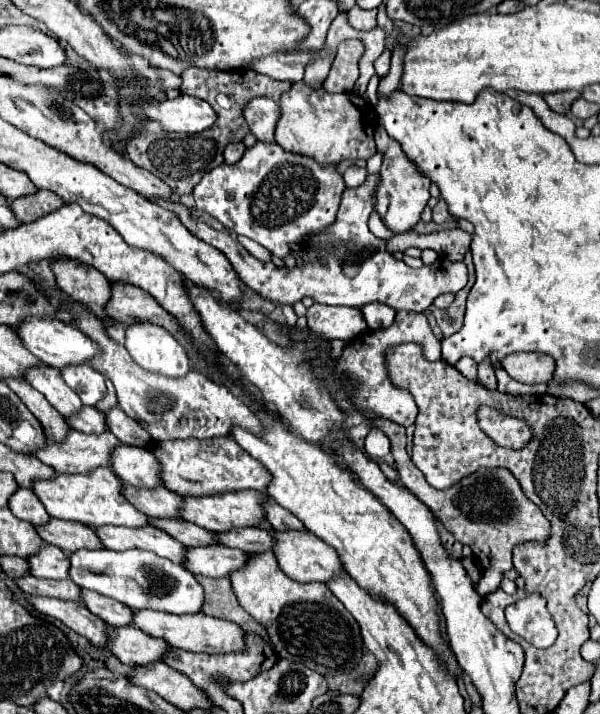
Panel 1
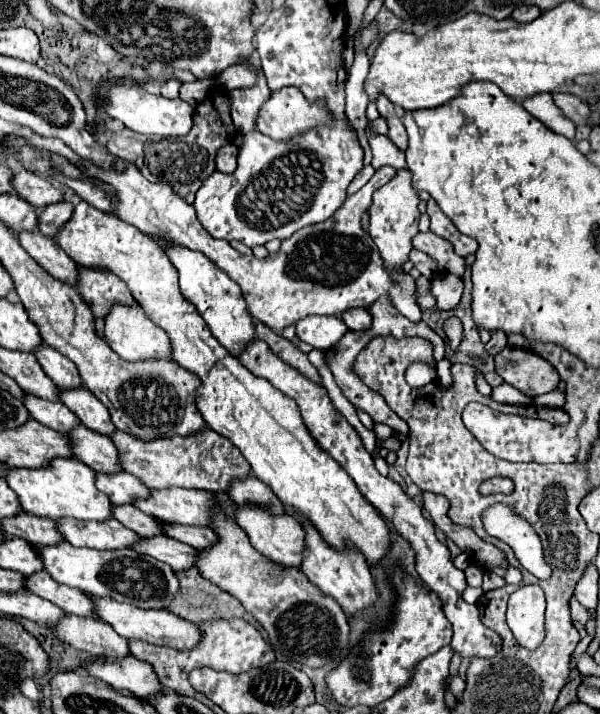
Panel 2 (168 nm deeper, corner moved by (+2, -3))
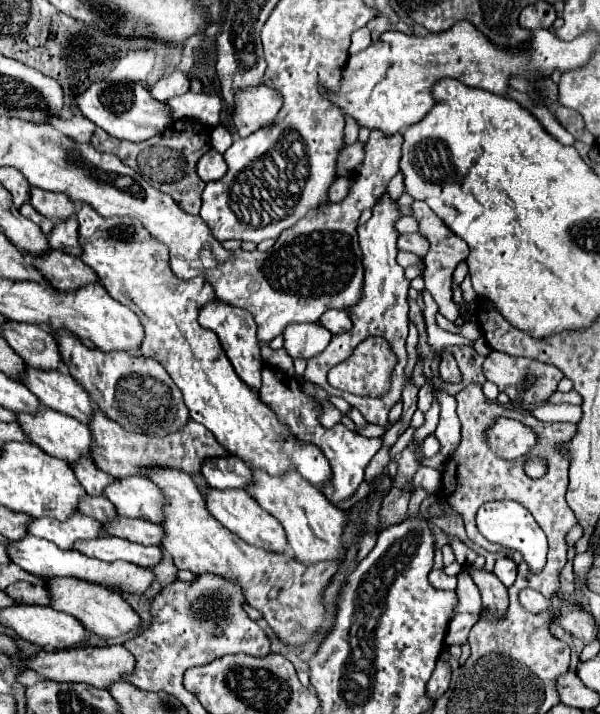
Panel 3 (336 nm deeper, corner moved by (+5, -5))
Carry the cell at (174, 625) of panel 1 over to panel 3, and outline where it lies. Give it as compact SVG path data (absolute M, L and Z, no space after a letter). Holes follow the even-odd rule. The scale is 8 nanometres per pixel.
M54 577L54 579L44 579L48 597L50 597L50 607L56 611L68 613L76 617L88 633L100 635L100 637L118 637L118 635L128 635L138 629L140 619L138 613L120 597L120 593L114 593L112 589L86 581L86 579L76 579L76 577Z

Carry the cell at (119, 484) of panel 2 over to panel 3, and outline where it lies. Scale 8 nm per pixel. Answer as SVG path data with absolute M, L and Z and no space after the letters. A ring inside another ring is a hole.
M78 459L70 463L70 467L88 495L102 495L102 487L106 487L106 483L114 483L114 477L98 471L90 459Z

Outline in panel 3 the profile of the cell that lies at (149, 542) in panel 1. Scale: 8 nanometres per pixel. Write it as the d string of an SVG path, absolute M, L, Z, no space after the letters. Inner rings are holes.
M72 513L66 521L42 517L30 519L26 525L30 535L46 539L60 549L72 549L74 541L96 539L102 533L102 525L96 519L86 519L84 515Z

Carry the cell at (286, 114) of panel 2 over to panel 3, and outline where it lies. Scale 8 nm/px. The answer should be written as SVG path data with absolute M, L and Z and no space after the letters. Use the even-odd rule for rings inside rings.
M260 83L256 87L238 89L234 95L234 111L232 111L232 127L240 137L248 137L258 127L274 121L282 107L280 93L272 87Z

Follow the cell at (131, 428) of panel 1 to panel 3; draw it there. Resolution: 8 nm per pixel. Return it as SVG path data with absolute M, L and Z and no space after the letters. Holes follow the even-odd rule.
M26 367L22 383L40 399L42 405L88 425L92 415L90 397L70 373L62 373L58 369L40 371L34 367Z

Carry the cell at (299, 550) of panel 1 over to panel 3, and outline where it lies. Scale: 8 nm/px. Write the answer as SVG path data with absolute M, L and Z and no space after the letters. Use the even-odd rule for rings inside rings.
M208 489L206 491L206 507L214 519L218 519L226 529L236 533L240 539L244 539L248 545L262 547L266 551L282 553L286 547L286 531L282 531L282 525L254 499L244 491L244 489Z

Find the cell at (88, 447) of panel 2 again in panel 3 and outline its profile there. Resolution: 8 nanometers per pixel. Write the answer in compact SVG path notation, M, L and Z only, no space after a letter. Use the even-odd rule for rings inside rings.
M40 405L40 409L36 413L16 413L16 421L18 421L20 429L28 435L28 439L52 457L64 459L68 463L72 463L74 459L80 459L80 457L90 457L90 429L74 417L62 415L60 411Z

